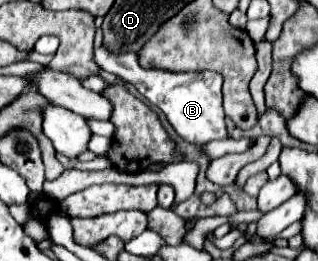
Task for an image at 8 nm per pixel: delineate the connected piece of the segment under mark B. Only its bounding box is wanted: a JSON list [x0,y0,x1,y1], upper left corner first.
[94,46,230,142]

